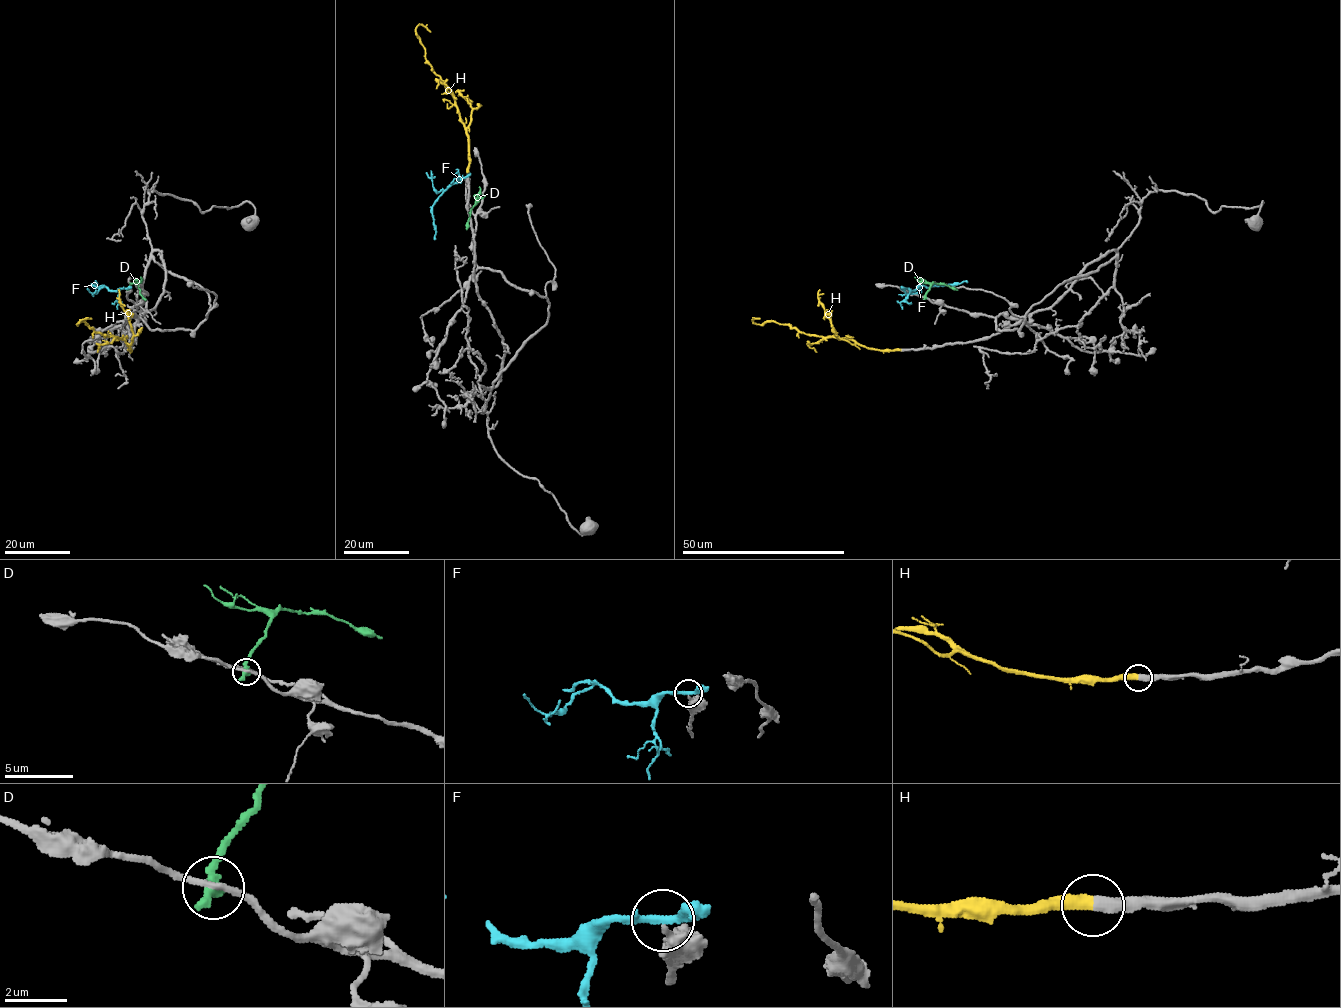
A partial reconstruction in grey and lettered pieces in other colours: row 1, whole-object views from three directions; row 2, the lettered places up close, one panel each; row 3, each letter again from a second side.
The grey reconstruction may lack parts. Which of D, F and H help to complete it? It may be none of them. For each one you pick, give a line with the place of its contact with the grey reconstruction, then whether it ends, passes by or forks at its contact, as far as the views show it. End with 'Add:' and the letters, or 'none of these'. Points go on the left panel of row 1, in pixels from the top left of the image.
H: (129, 350) | it ends
Add: H

